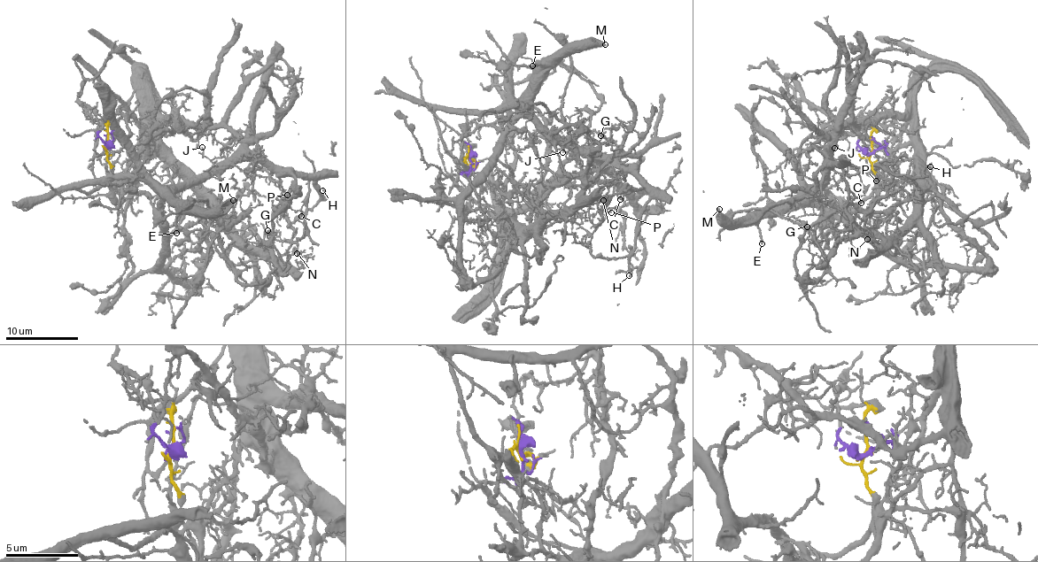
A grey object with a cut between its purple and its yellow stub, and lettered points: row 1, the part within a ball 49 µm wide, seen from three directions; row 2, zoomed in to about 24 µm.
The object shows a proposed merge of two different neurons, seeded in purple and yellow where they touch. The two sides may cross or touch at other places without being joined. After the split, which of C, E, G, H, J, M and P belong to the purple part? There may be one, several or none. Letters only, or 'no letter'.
G

